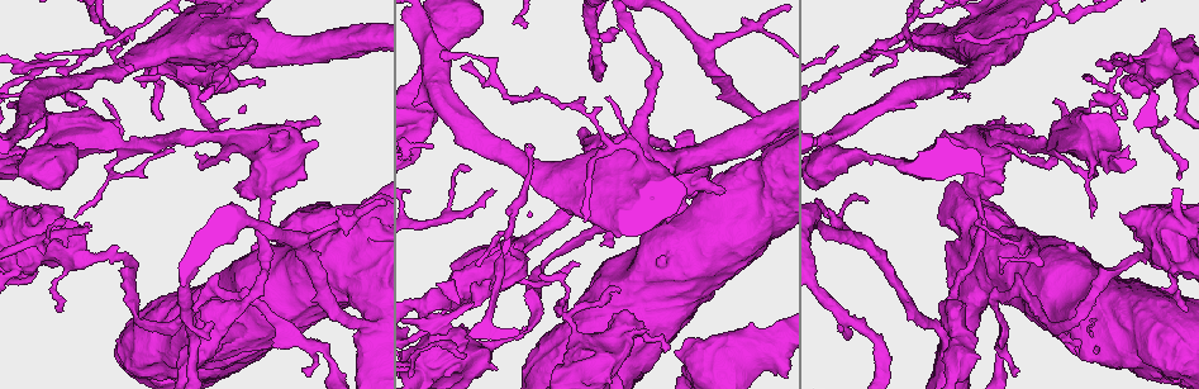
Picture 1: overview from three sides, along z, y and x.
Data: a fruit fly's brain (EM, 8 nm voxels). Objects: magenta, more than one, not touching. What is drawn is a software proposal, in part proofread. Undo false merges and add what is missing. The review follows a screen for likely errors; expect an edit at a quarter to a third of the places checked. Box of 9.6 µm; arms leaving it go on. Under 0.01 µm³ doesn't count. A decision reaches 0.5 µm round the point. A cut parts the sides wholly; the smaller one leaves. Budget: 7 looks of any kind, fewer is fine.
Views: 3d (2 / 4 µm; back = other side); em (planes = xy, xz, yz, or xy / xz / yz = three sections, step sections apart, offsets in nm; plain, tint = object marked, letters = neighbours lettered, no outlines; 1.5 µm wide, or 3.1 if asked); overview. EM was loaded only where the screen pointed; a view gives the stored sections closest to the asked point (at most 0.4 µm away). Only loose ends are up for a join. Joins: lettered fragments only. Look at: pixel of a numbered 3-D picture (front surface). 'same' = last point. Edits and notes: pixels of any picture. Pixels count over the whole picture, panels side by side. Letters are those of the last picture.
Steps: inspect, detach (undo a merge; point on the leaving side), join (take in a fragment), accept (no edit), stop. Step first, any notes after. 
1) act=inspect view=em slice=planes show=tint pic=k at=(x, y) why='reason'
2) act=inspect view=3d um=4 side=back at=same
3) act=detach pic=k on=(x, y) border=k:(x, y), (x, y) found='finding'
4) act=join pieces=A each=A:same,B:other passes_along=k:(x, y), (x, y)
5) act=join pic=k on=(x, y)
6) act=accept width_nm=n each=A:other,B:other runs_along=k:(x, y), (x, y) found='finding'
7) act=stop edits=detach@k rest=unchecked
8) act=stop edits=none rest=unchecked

act=inspect view=em slice=planes show=letters pic=1 at=(1171, 271) why='calibre changes'

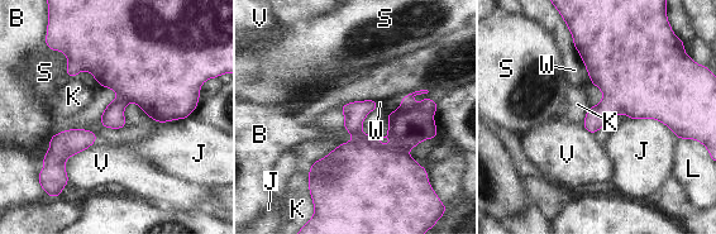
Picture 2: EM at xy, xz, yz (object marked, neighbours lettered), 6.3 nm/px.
act=accept each=B:other,J:other,K:other,L:other,S:other,V:other,W:other border=2:(377, 100), (353, 100), (339, 109) found='all the same neuron'

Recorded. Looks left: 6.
act=inspect view=em slice=planes show=letters pic=1 at=(62, 98) why='branch stops here'

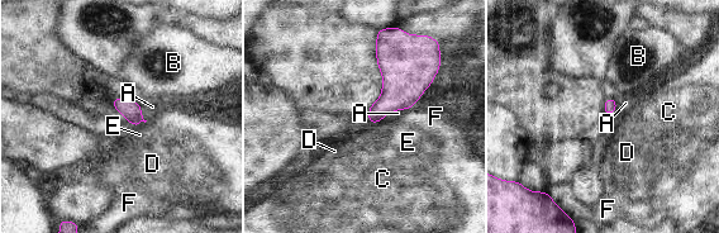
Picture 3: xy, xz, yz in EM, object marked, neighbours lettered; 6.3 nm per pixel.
act=accept each=A:other,B:other,C:other,D:other,E:other,F:other found='none of them fits'

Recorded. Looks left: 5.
act=inspect view=3d um=4 pic=1 at=(890, 51) why='thin neck'

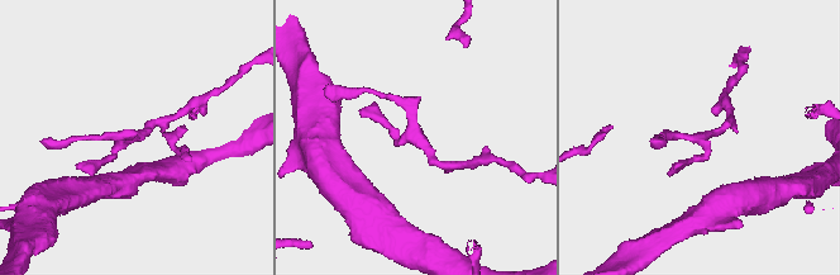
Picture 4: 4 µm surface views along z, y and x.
act=inspect view=em slice=xz step=8 show=tint pic=4 at=(138, 137) why='need the tissue'

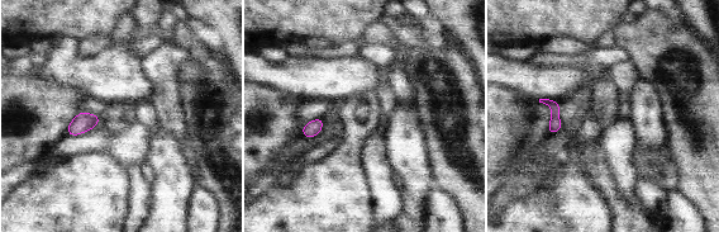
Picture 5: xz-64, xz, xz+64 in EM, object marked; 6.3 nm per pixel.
act=inspect view=em slice=planes show=letters at=same why='cut it another way'

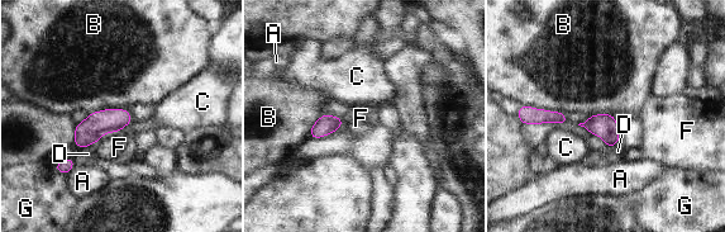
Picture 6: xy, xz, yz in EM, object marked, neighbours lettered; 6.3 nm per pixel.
act=accept longest_contact=B:240nm each=A:other,B:other,C:other,D:other,F:other,G:other border=6:(119, 131), (113, 131), (109, 135) found='one neuron here'

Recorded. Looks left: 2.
act=stop edits=none rest=unchecked

